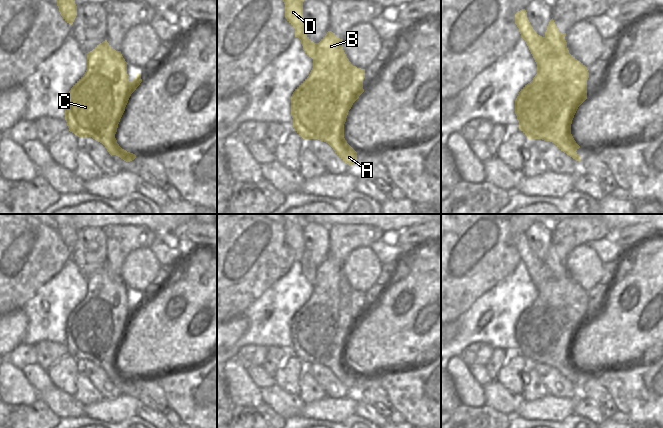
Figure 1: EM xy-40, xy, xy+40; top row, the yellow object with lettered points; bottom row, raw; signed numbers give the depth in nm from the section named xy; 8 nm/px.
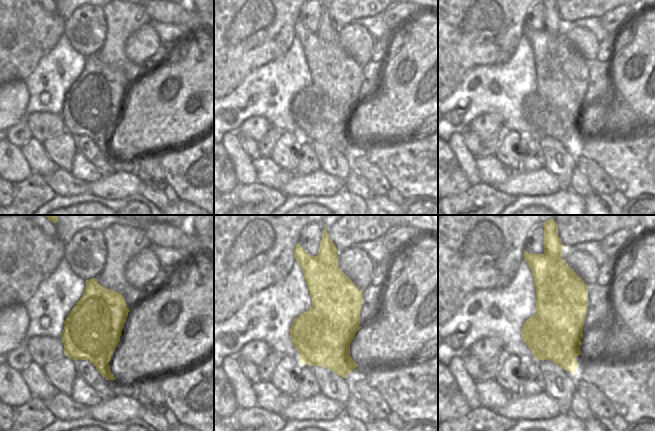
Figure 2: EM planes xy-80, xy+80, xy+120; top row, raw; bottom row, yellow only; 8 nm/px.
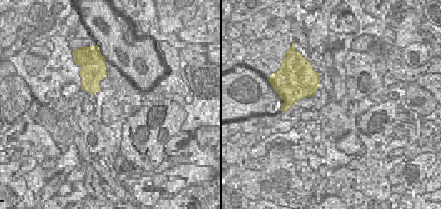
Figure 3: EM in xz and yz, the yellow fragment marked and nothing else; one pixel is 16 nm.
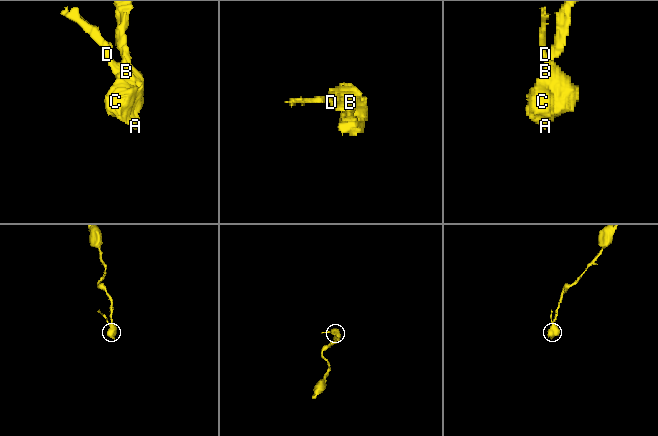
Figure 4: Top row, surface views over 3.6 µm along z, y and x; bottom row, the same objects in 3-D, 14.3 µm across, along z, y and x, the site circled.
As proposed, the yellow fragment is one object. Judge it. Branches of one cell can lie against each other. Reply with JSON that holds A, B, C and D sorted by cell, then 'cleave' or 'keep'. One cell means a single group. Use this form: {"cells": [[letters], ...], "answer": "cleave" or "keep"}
{"cells": [["A", "B", "C"], ["D"]], "answer": "cleave"}

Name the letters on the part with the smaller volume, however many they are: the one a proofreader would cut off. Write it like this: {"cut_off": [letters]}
{"cut_off": ["D"]}

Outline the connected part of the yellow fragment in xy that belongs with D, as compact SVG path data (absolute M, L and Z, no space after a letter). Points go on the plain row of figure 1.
M279 214L283 218L285 228L285 242L295 252L295 261L301 264L303 274L311 281L317 278L318 267L314 267L305 258L305 246L303 244L303 226L305 220L302 214Z

